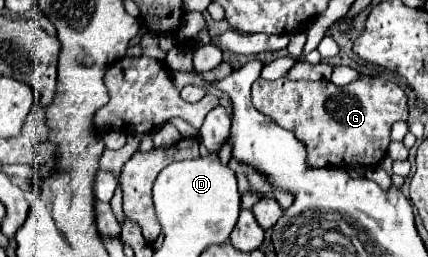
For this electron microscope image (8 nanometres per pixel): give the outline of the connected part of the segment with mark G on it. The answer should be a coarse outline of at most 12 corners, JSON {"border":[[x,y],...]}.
{"border":[[383,77],[257,79],[309,167],[377,165],[405,91]]}

